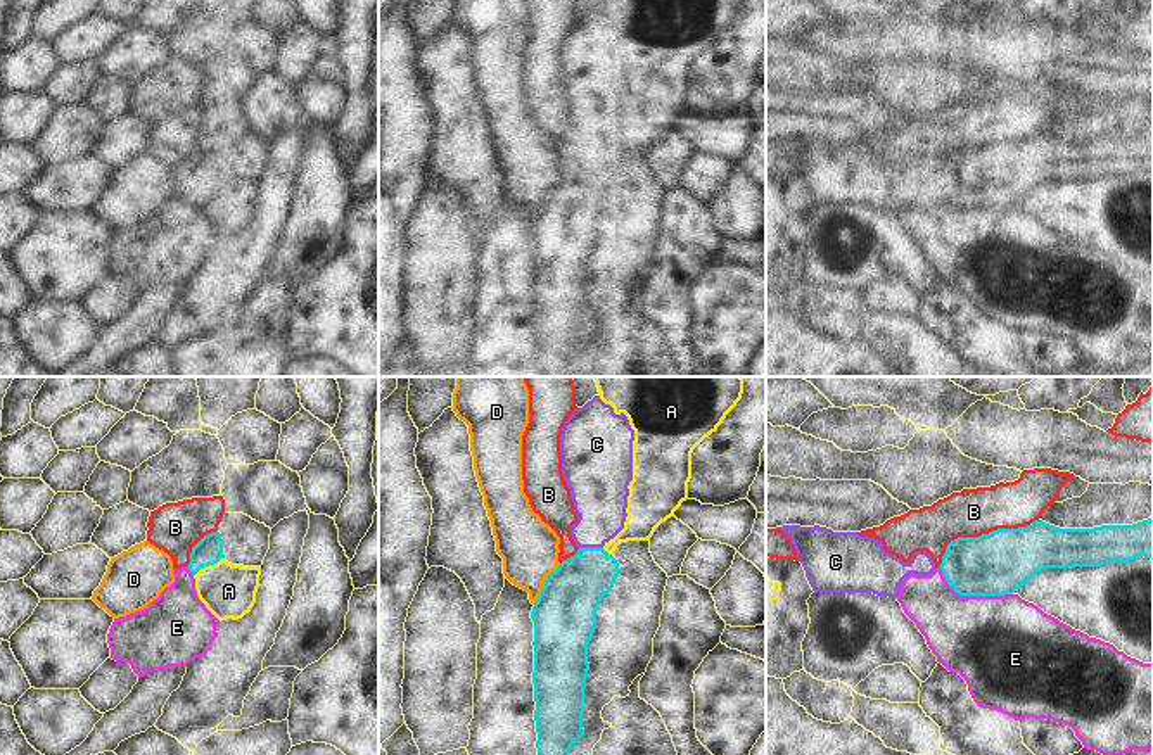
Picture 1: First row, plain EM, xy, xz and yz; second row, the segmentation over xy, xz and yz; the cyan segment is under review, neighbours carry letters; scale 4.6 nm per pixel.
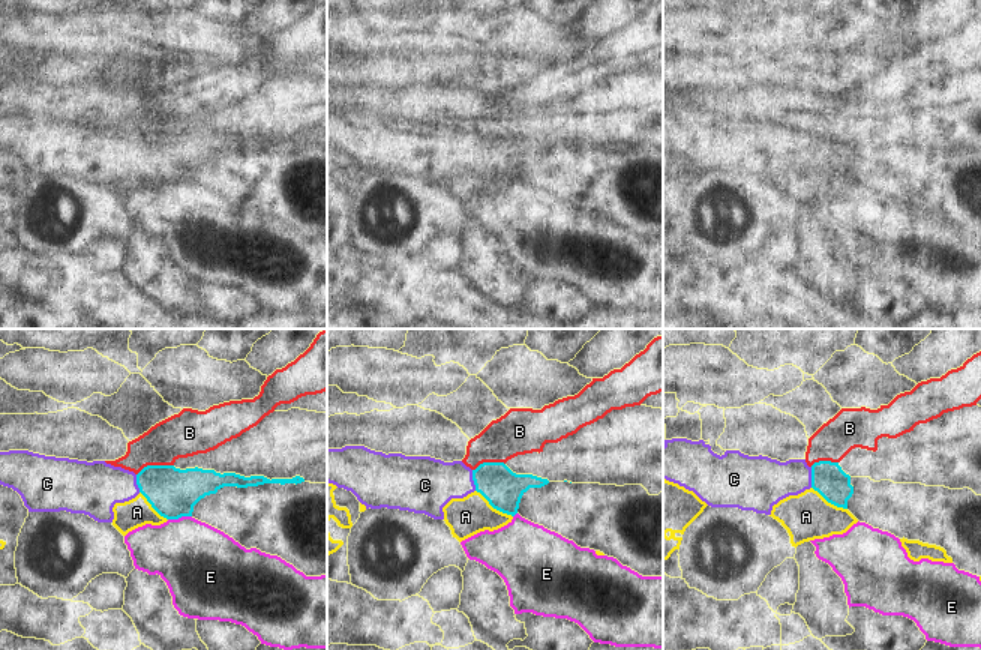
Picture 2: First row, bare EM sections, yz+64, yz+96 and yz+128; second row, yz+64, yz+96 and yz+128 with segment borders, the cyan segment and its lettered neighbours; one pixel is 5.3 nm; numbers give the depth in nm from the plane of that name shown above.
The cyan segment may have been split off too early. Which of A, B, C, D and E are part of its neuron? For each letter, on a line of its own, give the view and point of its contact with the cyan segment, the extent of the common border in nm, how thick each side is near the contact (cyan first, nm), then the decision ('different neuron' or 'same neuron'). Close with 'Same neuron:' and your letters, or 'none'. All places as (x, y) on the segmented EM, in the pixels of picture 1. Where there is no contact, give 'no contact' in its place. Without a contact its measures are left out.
A: xy (208, 565) | 170 nm | 130/260 nm | different neuron
B: yz (982, 534) | 500 nm | 300/220 nm | different neuron
C: xz (592, 548) | 110 nm | 280/260 nm | same neuron
D: xz (545, 584) | 240 nm | 300/280 nm | different neuron
E: yz (972, 595) | 380 nm | 300/440 nm | different neuron
Same neuron: C

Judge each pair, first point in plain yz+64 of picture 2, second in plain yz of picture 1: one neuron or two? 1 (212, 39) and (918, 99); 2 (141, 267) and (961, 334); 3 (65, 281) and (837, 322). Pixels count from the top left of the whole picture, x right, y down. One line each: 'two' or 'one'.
1: two
2: one
3: one

